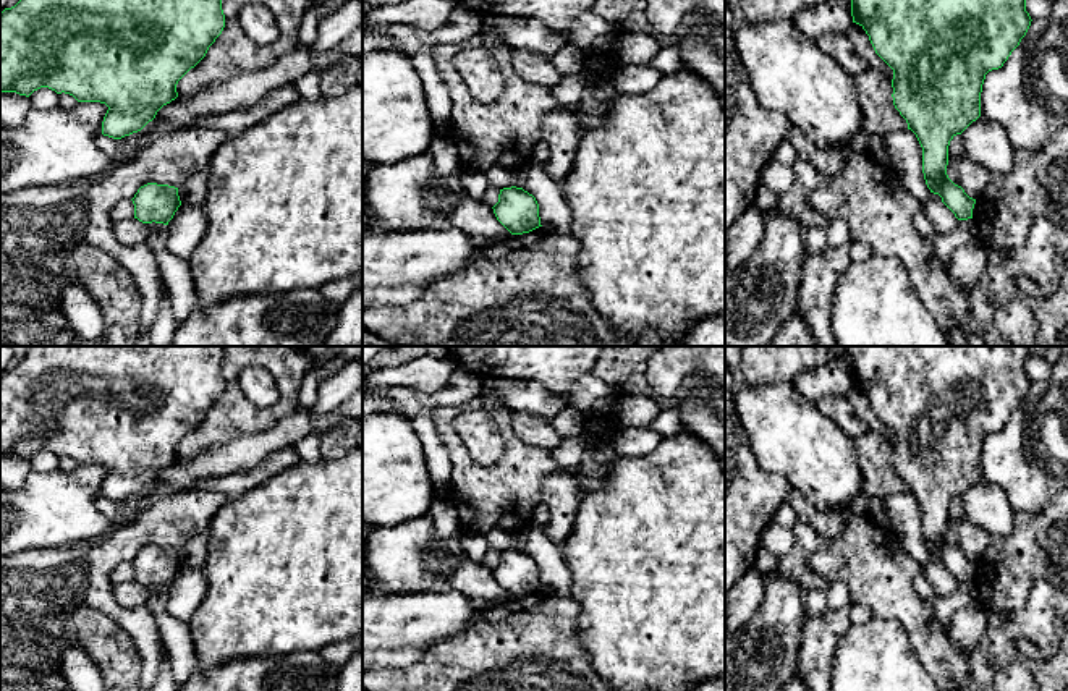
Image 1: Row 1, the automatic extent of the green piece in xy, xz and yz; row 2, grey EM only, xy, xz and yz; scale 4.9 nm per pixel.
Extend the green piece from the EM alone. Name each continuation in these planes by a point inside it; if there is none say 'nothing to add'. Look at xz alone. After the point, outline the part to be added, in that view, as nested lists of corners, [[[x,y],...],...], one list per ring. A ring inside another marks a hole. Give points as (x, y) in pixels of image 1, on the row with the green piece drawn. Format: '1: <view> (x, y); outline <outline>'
nothing to add

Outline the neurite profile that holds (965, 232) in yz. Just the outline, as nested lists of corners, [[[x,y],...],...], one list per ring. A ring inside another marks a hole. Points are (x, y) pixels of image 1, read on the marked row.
[[[973,218],[958,220],[956,227],[947,235],[937,235],[934,240],[935,256],[948,267],[953,252],[963,244],[976,243],[976,223]]]

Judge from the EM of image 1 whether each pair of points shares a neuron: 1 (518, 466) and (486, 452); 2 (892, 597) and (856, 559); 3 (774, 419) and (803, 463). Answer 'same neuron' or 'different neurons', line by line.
1: different neurons
2: same neuron
3: same neuron

